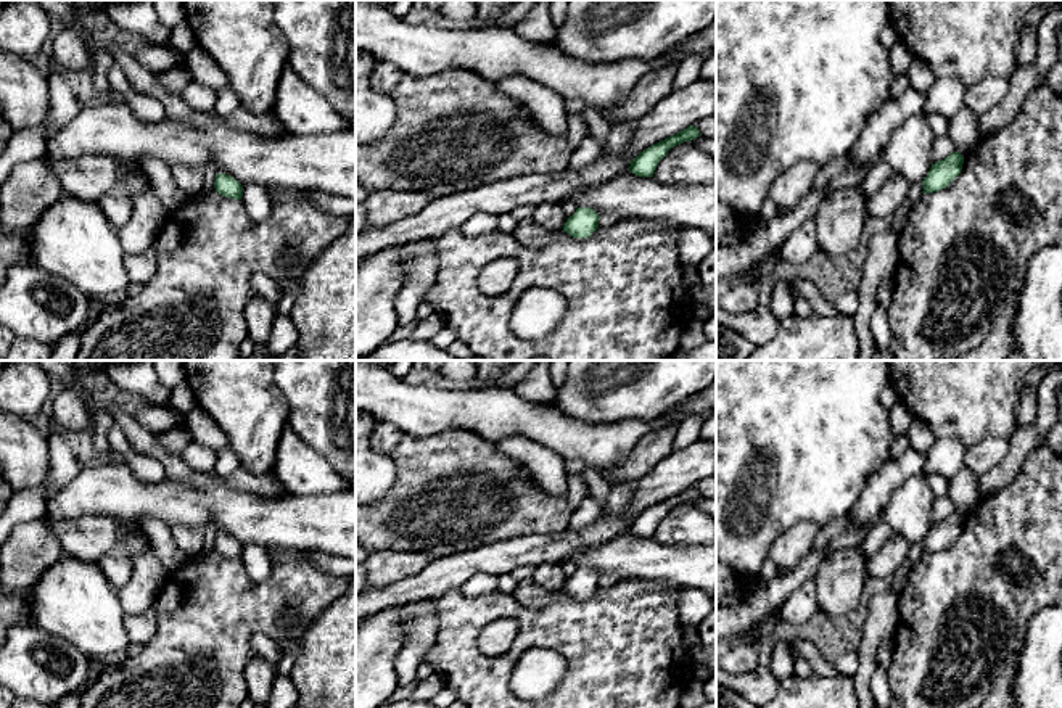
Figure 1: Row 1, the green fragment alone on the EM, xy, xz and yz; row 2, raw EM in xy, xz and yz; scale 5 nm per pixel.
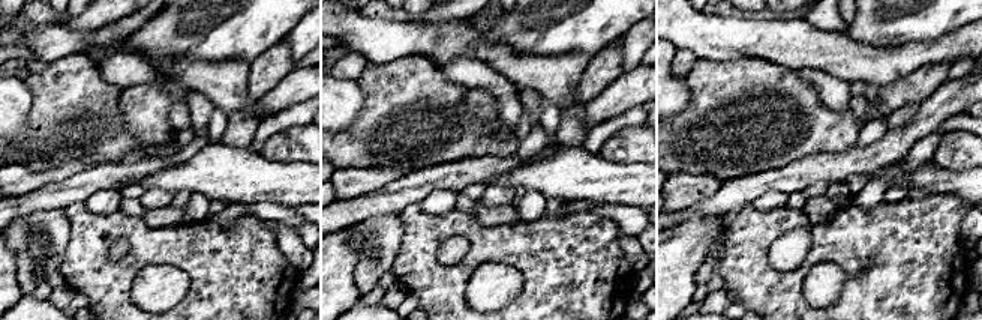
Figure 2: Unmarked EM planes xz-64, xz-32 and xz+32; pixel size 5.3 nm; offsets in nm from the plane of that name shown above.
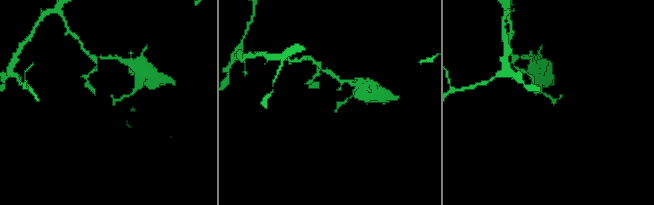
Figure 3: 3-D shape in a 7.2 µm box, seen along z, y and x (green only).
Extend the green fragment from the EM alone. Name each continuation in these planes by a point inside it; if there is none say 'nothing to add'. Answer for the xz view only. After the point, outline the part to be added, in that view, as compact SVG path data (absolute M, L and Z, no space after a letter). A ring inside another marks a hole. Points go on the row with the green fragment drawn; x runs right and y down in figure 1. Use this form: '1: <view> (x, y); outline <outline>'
nothing to add

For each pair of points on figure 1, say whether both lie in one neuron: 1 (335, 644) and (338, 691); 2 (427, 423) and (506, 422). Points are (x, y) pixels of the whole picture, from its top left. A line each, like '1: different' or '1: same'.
1: same
2: same

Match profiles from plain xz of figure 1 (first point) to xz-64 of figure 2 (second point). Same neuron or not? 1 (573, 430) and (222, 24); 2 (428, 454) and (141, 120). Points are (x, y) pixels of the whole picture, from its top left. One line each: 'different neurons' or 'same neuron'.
1: different neurons
2: different neurons

